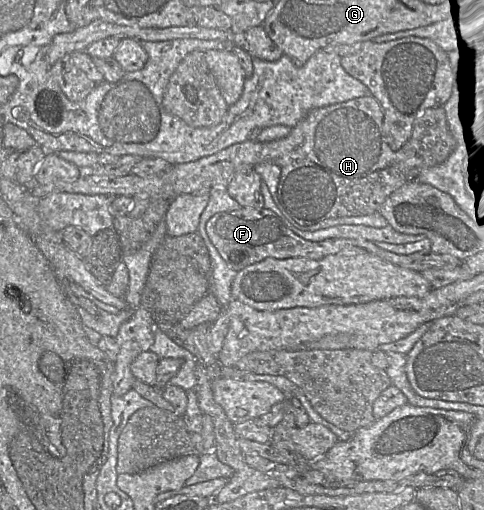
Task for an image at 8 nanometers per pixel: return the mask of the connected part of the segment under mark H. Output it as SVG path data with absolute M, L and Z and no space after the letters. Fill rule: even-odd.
M370 94L311 110L284 138L270 142L248 139L197 161L172 165L155 176L96 177L83 172L74 181L32 183L27 187L36 198L53 192L70 192L172 201L182 194L209 194L214 186L227 187L236 173L266 162L281 168L278 200L285 212L297 226L312 225L330 218L378 212L392 192L415 180L423 168L443 163L454 145L443 107L432 107L415 119L408 141L399 150L392 150L383 136L382 108Z

